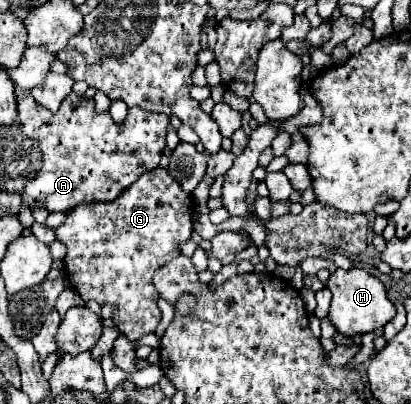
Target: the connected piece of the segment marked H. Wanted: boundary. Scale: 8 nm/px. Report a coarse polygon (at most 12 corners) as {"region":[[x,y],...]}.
{"region":[[364,268],[332,272],[330,320],[344,336],[394,318],[384,284]]}

